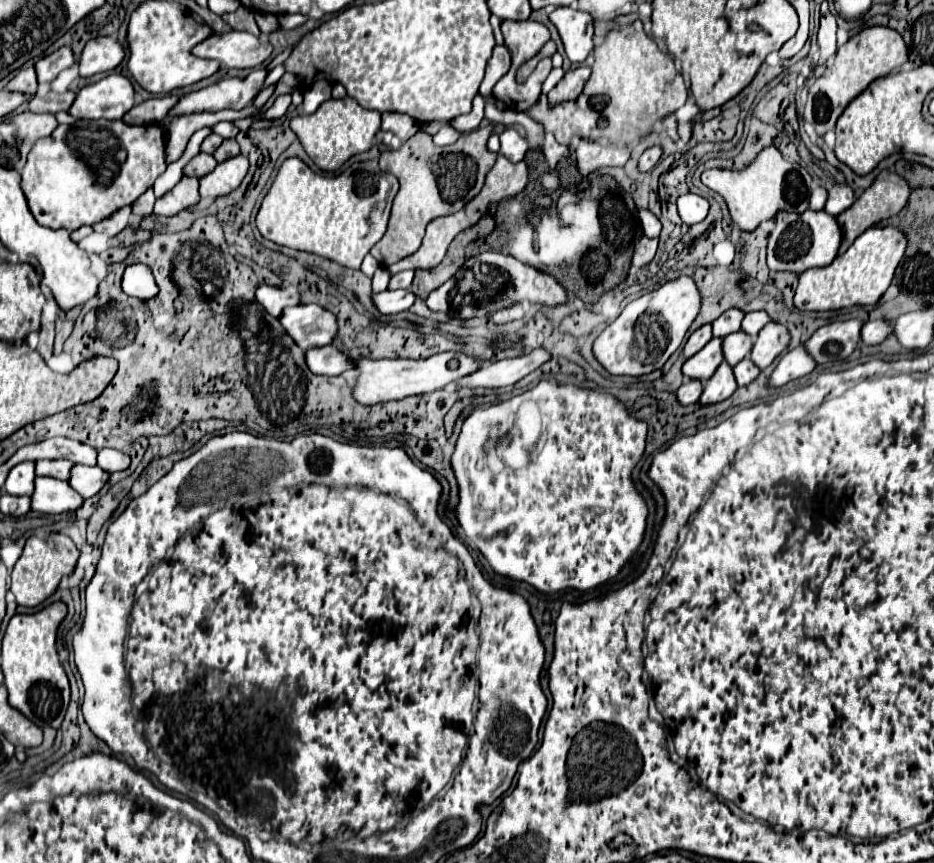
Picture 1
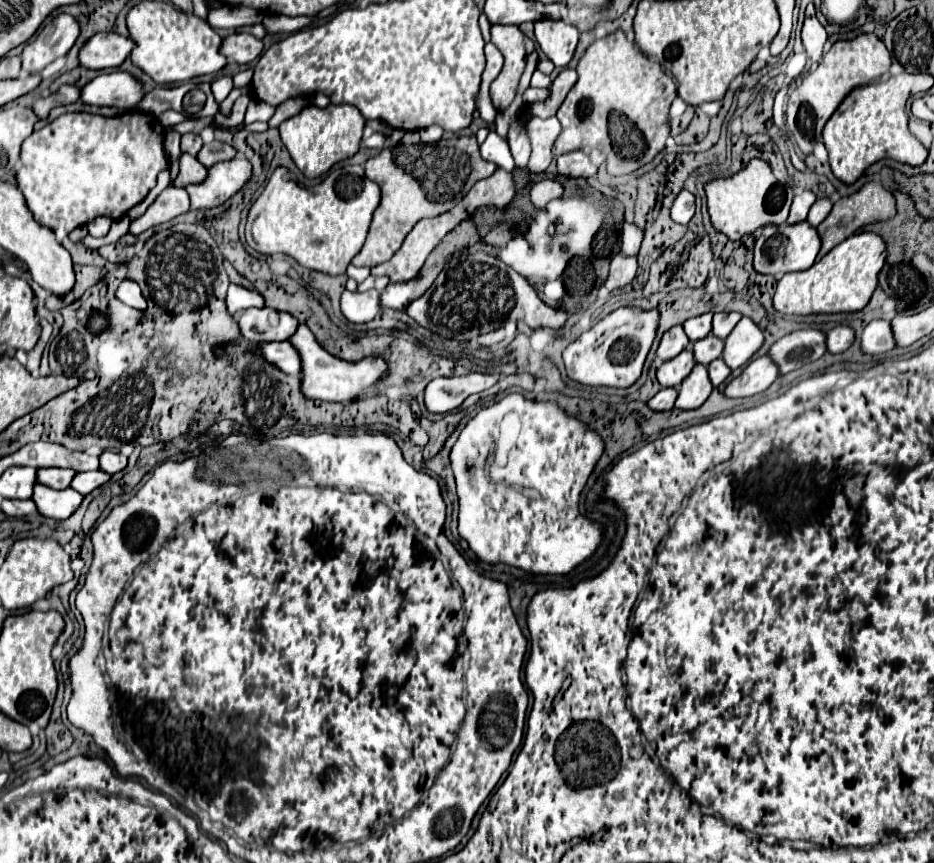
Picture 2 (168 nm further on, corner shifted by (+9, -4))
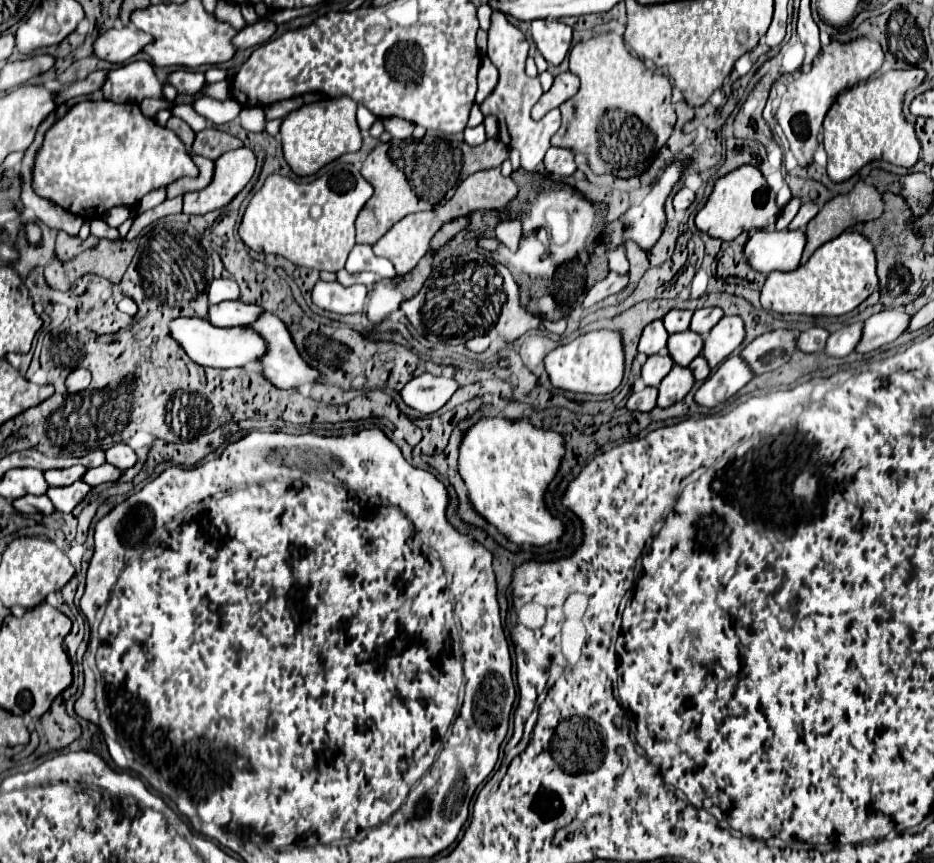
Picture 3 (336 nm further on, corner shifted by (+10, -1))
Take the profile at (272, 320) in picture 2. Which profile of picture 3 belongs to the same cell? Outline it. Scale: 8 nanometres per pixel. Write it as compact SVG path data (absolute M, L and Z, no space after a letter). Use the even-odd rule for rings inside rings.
M221 302L209 308L209 322L213 326L223 328L235 328L235 326L249 326L251 322L257 322L259 316L265 310L257 304L245 304L245 302Z

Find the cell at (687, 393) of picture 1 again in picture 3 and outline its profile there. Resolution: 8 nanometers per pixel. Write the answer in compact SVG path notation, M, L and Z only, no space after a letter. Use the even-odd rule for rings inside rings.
M645 388L639 392L633 392L627 400L627 408L629 410L637 410L637 412L651 412L657 406L657 388Z

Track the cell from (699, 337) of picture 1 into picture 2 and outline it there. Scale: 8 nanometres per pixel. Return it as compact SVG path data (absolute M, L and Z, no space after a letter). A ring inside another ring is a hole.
M676 325L672 329L668 329L662 337L660 337L660 343L658 343L658 349L656 349L656 357L668 361L672 357L676 357L686 345L688 345L688 337L684 335L682 327Z

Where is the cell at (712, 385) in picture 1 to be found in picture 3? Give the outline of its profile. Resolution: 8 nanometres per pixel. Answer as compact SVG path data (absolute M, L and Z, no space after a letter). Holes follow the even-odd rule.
M675 366L671 374L667 374L667 378L663 378L663 382L659 384L657 406L669 408L681 402L691 392L693 384L695 384L695 376L691 374L691 370L687 370L685 366Z

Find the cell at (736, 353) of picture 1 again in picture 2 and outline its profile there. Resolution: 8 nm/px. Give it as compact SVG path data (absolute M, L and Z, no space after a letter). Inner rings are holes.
M704 337L700 341L694 341L692 343L692 351L694 351L694 357L696 357L696 363L702 363L702 365L708 365L710 361L718 359L722 355L722 347L724 347L724 341L718 339L718 337Z

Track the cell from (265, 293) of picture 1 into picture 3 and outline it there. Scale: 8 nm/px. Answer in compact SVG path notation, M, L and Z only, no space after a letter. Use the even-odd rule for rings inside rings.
M219 278L219 280L211 282L211 286L207 288L207 296L209 296L211 304L219 304L225 300L239 300L241 292L239 292L239 286L235 280Z

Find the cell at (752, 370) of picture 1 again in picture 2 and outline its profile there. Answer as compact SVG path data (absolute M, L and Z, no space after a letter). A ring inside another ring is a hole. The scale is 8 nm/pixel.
M716 359L716 361L708 363L708 377L710 377L710 381L712 381L714 387L718 387L730 373L732 371L728 369L728 365L722 359Z

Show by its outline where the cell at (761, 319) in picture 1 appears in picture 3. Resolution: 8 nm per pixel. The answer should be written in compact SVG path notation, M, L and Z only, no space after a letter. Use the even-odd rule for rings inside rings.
M701 308L701 310L695 310L693 314L693 320L691 320L691 330L701 334L701 336L707 336L709 330L723 318L723 310L719 308Z

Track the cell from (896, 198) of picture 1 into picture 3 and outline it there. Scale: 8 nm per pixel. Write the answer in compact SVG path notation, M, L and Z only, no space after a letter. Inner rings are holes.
M859 180L859 182L855 184L855 188L853 188L849 194L841 194L841 196L831 198L831 200L819 210L819 214L809 222L809 226L807 226L807 246L805 246L801 264L805 264L805 262L811 258L811 254L813 254L819 246L823 246L825 242L837 238L839 234L843 234L847 228L855 226L857 222L867 222L867 220L879 218L879 216L883 214L883 210L885 210L885 202L883 202L881 194L875 190L875 186L865 184L863 180Z

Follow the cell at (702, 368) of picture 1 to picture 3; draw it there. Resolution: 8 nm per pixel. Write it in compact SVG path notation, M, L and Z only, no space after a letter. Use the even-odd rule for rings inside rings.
M655 354L655 356L651 356L645 362L643 372L641 372L643 382L647 386L659 386L659 382L671 372L673 366L675 366L675 362L673 362L673 358L669 354Z

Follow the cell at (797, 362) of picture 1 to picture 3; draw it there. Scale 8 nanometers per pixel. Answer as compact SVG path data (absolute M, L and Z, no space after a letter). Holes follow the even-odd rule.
M731 356L723 364L719 364L717 370L713 370L713 374L707 378L707 382L697 390L695 400L701 406L713 408L713 406L729 400L753 378L755 378L755 372L747 366L747 362L743 358Z

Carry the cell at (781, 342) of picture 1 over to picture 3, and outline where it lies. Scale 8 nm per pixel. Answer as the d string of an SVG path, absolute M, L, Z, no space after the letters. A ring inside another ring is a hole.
M725 316L715 330L705 336L703 356L715 370L745 340L745 322L739 316Z

